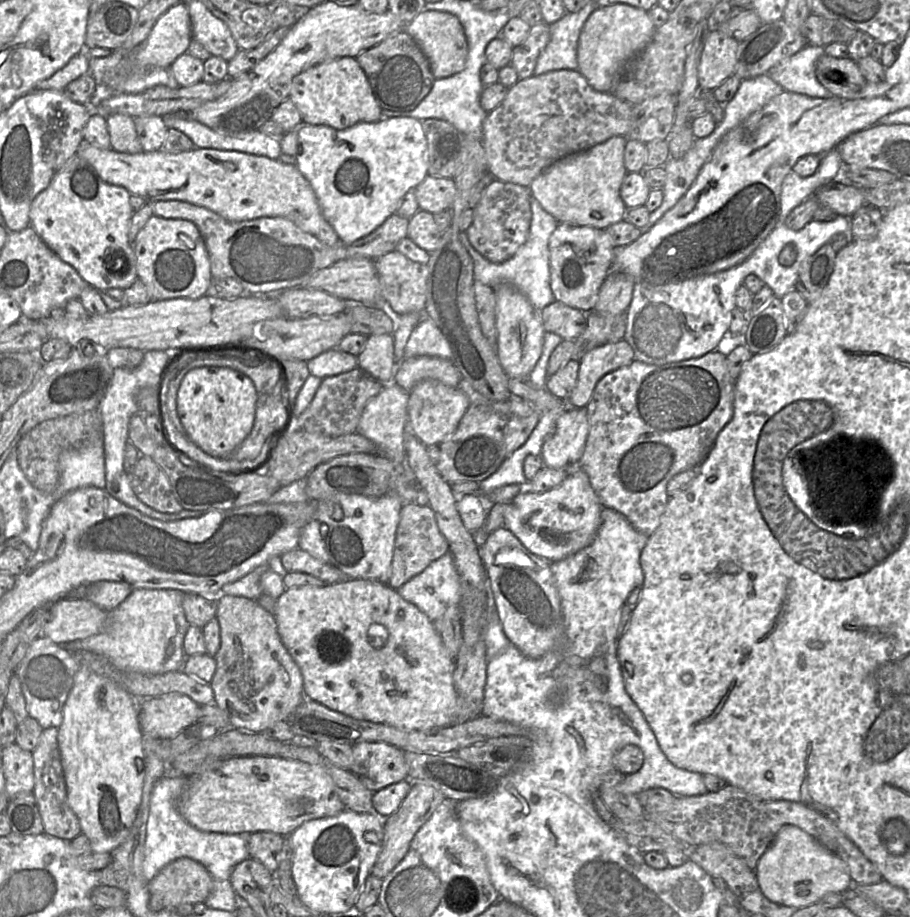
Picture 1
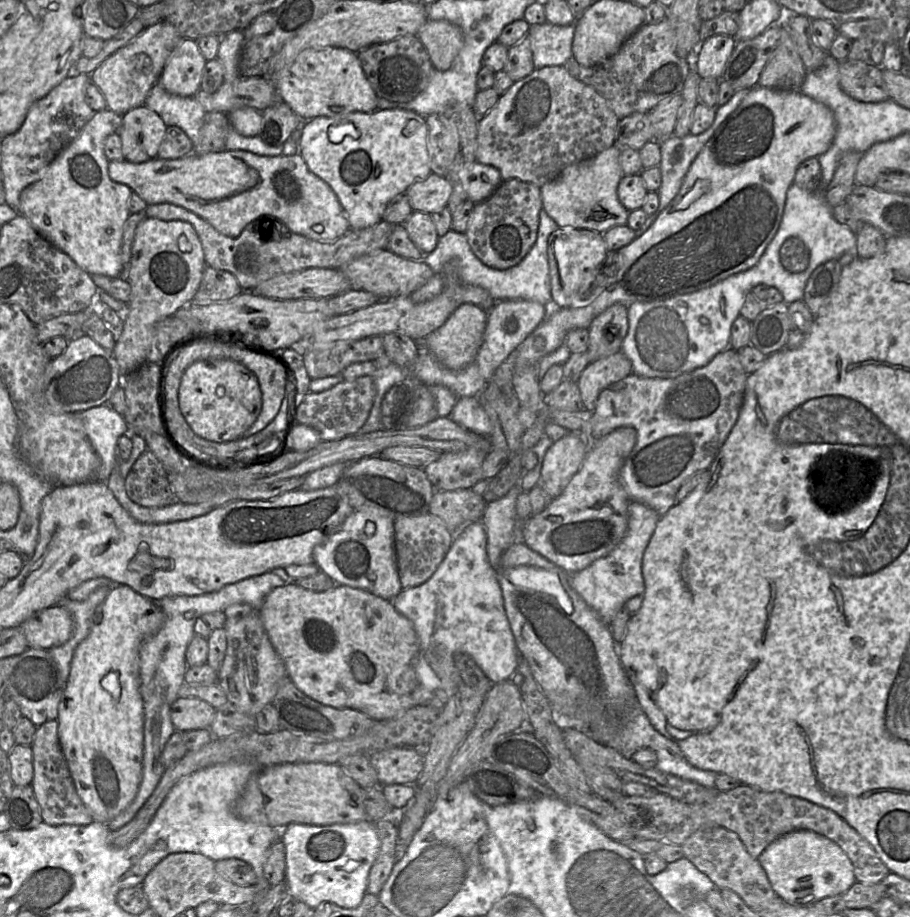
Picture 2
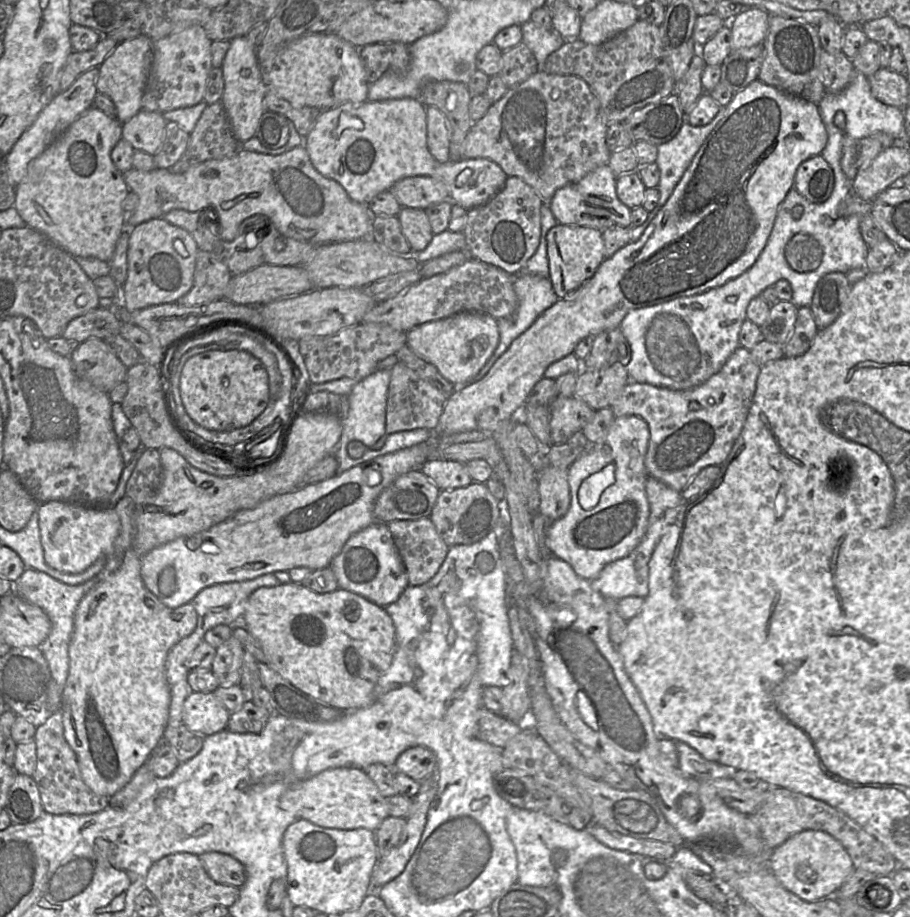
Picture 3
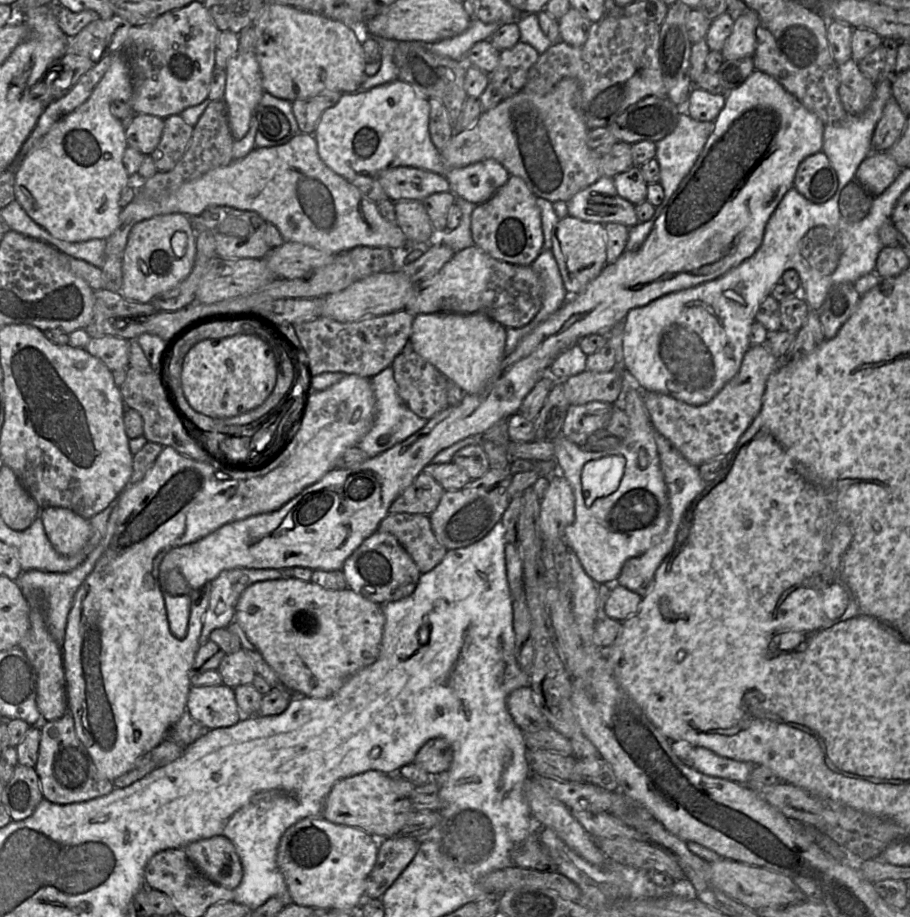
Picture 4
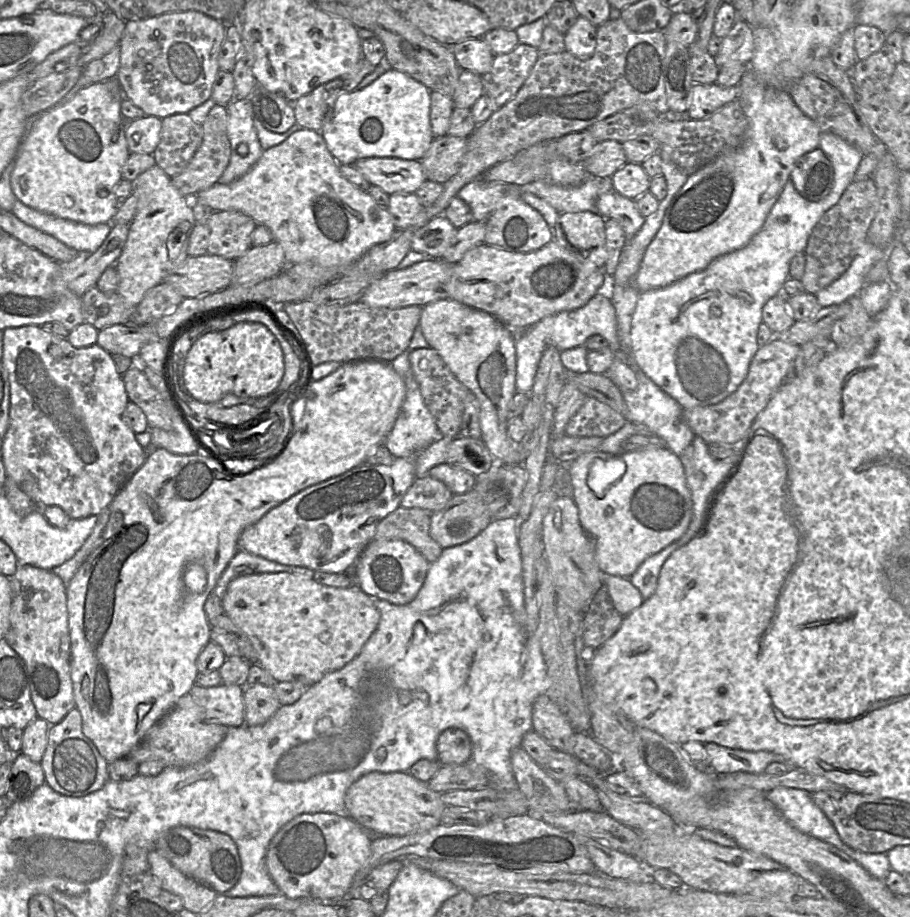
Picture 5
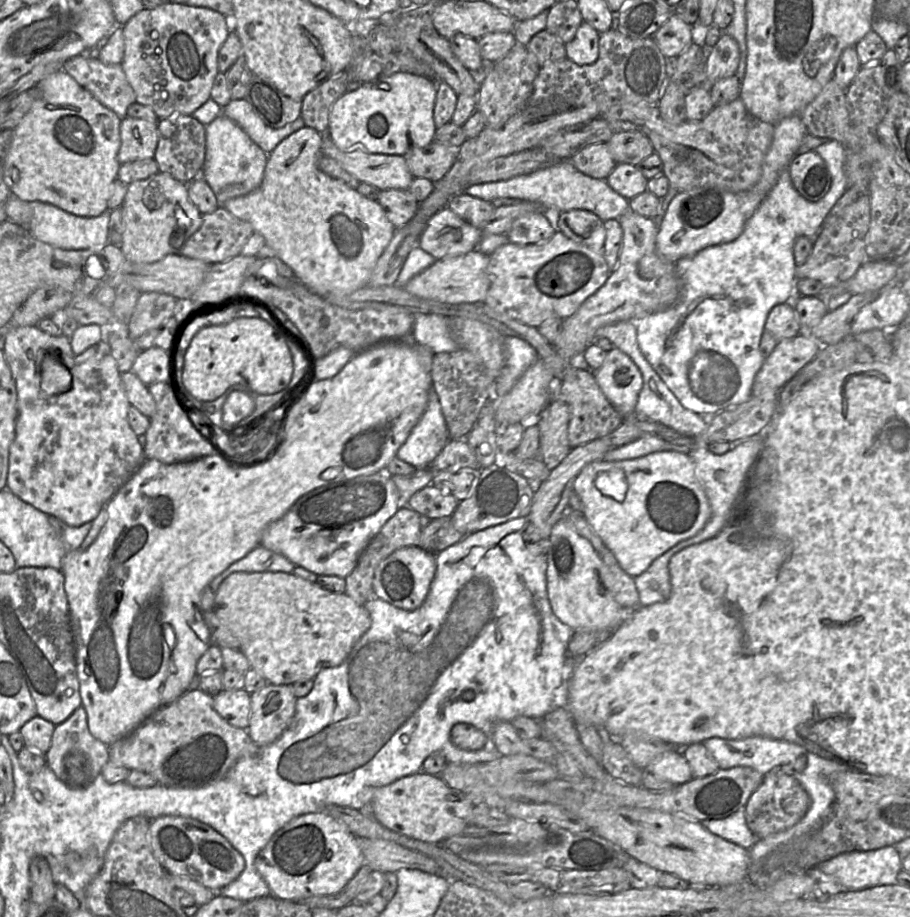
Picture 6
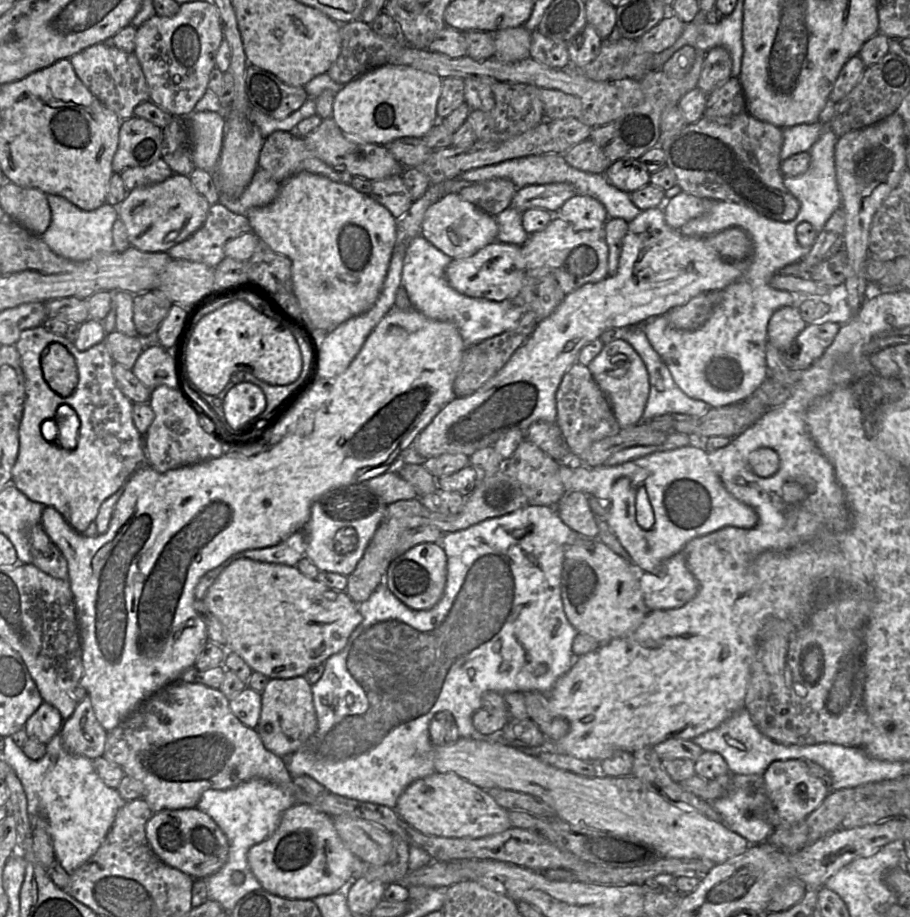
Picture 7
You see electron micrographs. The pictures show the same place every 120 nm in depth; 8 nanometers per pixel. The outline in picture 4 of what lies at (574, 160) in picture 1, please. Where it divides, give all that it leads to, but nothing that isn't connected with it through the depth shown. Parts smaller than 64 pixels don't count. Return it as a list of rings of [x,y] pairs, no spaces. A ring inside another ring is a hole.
[[[601,176],[567,202],[568,215],[586,222],[620,223],[631,228],[639,223],[635,205],[622,198],[613,178]]]

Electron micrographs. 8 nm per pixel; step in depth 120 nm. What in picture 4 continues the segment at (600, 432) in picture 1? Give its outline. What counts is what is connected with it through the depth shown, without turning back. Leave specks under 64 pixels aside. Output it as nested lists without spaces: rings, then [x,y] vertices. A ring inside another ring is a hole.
[[[765,345],[750,346],[745,353],[737,374],[708,403],[693,406],[665,394],[643,391],[643,401],[647,409],[653,429],[664,436],[672,446],[692,465],[699,467],[703,463],[722,456],[730,456],[740,437],[748,429],[759,413],[770,375],[780,365]]]

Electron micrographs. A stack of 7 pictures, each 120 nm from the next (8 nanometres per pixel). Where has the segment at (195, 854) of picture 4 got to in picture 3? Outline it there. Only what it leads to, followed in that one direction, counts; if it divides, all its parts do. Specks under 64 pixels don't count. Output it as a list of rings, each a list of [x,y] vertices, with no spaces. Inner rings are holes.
[[[220,852],[198,856],[209,877],[217,883],[240,888],[246,880],[244,866],[234,857]]]

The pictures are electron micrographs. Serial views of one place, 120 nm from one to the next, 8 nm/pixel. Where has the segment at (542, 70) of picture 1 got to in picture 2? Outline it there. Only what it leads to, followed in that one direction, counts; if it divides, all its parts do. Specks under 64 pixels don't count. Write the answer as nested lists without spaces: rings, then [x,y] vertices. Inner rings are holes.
[[[548,22],[530,25],[525,37],[530,40],[535,69],[562,66],[573,57],[572,43],[576,22],[559,26]]]

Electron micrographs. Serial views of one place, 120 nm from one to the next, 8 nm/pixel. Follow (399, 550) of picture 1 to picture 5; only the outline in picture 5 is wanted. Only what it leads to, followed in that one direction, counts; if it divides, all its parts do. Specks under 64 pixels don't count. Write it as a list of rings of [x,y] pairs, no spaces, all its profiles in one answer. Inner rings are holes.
[[[399,506],[380,521],[372,541],[401,539],[412,545],[431,564],[443,548],[430,535],[431,512]]]

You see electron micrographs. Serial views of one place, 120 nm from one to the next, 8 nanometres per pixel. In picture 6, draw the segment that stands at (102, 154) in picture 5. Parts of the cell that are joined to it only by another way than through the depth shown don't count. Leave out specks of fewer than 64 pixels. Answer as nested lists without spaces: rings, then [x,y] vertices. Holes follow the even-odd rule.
[[[63,69],[50,74],[48,77],[40,81],[36,88],[39,96],[33,103],[31,109],[22,118],[20,123],[11,129],[12,136],[5,150],[2,160],[4,180],[11,194],[19,199],[27,202],[43,202],[52,204],[70,214],[81,217],[97,217],[108,210],[108,201],[111,196],[112,186],[117,179],[120,163],[117,159],[118,151],[121,145],[120,138],[120,119],[112,110],[103,106],[89,91],[78,84],[67,72]]]

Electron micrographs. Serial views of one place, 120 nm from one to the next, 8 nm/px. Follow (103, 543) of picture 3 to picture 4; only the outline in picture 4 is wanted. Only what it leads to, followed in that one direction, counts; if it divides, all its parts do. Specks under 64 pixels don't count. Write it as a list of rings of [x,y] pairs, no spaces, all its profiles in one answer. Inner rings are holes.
[[[47,507],[41,509],[47,538],[53,548],[65,556],[73,556],[81,551],[91,537],[92,528],[88,519],[70,509]]]

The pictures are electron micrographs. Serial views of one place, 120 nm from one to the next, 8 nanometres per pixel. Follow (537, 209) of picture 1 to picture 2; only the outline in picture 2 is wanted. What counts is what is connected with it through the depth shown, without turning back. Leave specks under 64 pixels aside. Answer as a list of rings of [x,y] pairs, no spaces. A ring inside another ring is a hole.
[[[545,209],[539,212],[537,239],[527,255],[515,266],[499,270],[484,264],[472,251],[465,233],[450,229],[440,236],[436,248],[424,255],[425,261],[434,274],[444,276],[444,286],[447,284],[472,284],[485,288],[495,301],[529,300],[542,305],[554,307],[551,296],[551,282],[548,264],[548,238],[557,230],[557,223],[547,215]]]

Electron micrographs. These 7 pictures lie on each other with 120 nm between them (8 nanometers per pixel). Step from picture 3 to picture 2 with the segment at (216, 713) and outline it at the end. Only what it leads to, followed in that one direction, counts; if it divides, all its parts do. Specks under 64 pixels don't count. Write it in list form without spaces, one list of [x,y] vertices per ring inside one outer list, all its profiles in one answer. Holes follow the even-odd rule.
[[[179,697],[170,707],[170,717],[176,731],[209,729],[216,709],[197,697]]]

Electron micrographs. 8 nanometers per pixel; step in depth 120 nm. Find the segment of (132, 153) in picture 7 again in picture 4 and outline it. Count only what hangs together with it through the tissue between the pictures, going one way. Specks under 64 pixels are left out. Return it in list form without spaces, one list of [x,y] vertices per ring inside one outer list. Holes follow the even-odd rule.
[[[133,114],[125,127],[127,146],[139,151],[144,156],[151,155],[160,142],[164,120],[148,114]]]

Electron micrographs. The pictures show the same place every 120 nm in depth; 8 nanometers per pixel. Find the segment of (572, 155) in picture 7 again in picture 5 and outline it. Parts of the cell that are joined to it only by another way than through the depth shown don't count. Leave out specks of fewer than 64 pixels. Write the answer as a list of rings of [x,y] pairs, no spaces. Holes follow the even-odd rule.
[[[605,140],[598,142],[593,147],[582,164],[589,175],[610,178],[626,162],[627,158],[622,143]]]

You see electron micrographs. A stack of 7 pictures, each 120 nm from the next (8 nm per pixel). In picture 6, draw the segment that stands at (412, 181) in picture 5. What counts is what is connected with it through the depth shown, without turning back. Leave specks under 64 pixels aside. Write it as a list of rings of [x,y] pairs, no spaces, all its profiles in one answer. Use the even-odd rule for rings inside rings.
[[[328,128],[320,133],[322,154],[337,161],[360,182],[376,186],[380,191],[409,189],[414,177],[403,155],[370,153],[361,148],[343,151],[331,139]]]

